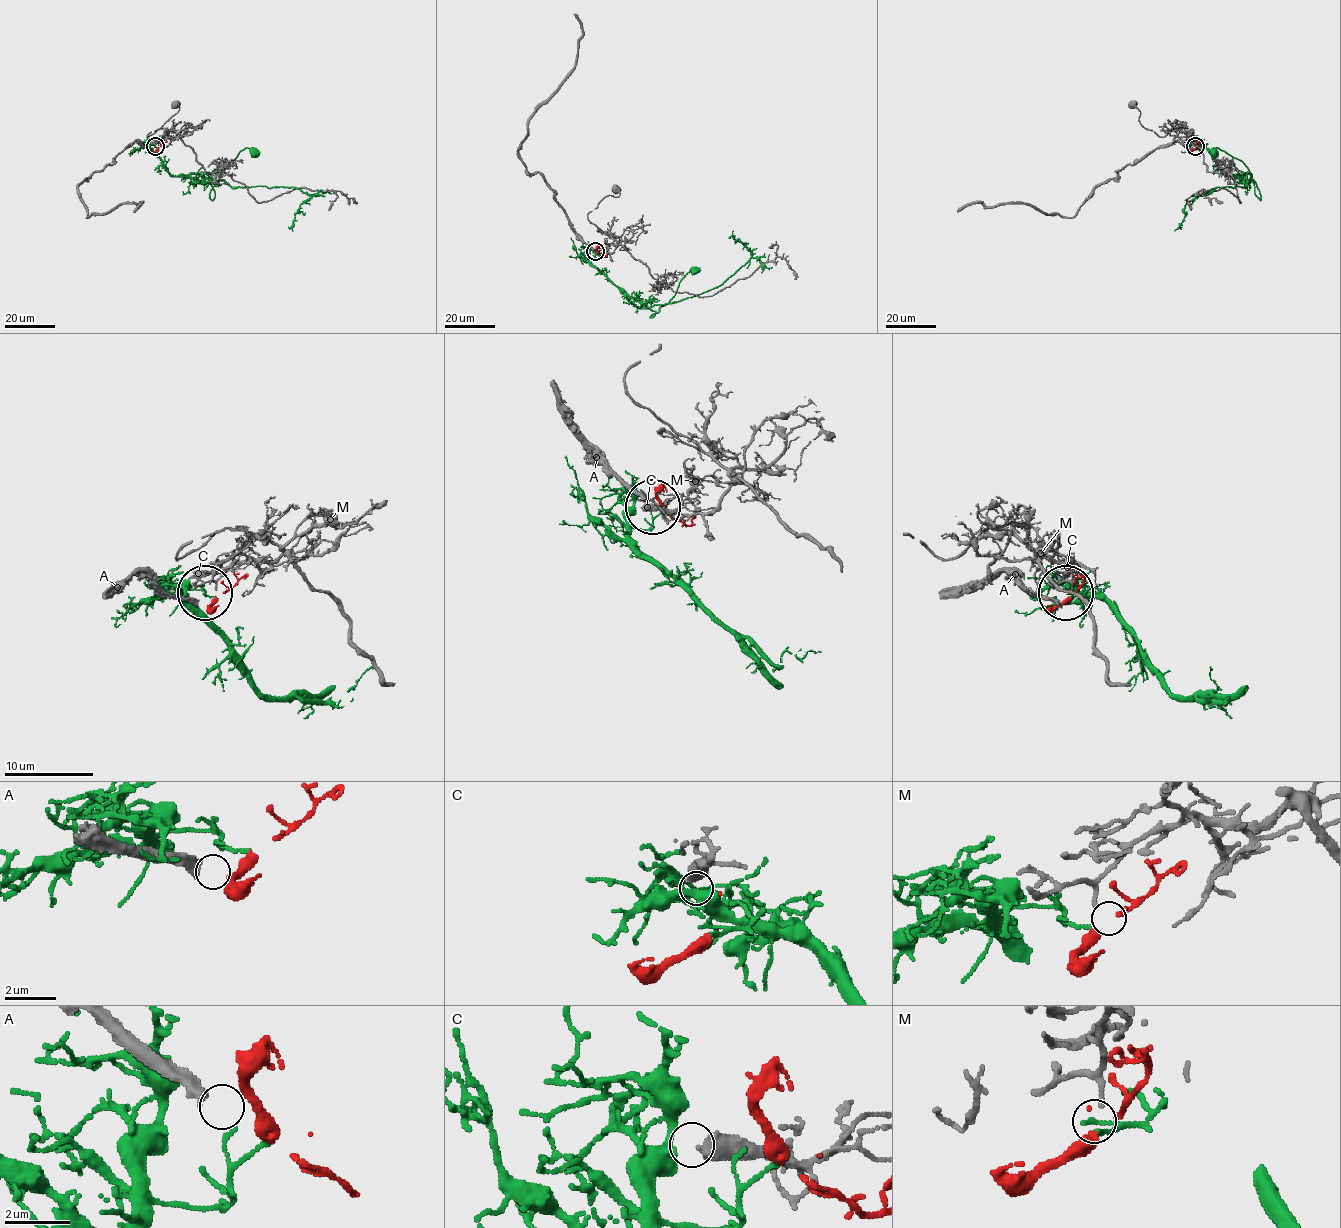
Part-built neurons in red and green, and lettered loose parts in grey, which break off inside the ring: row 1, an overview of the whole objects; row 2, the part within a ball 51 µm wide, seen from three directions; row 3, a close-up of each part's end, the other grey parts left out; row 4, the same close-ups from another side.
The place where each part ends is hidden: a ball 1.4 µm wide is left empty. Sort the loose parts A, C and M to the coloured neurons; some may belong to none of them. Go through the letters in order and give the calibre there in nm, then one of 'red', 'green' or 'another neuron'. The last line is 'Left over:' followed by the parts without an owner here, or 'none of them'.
A: 400 nm thick; another neuron
C: 650 nm thick; green
M: 120 nm thick; red
Left over: A

